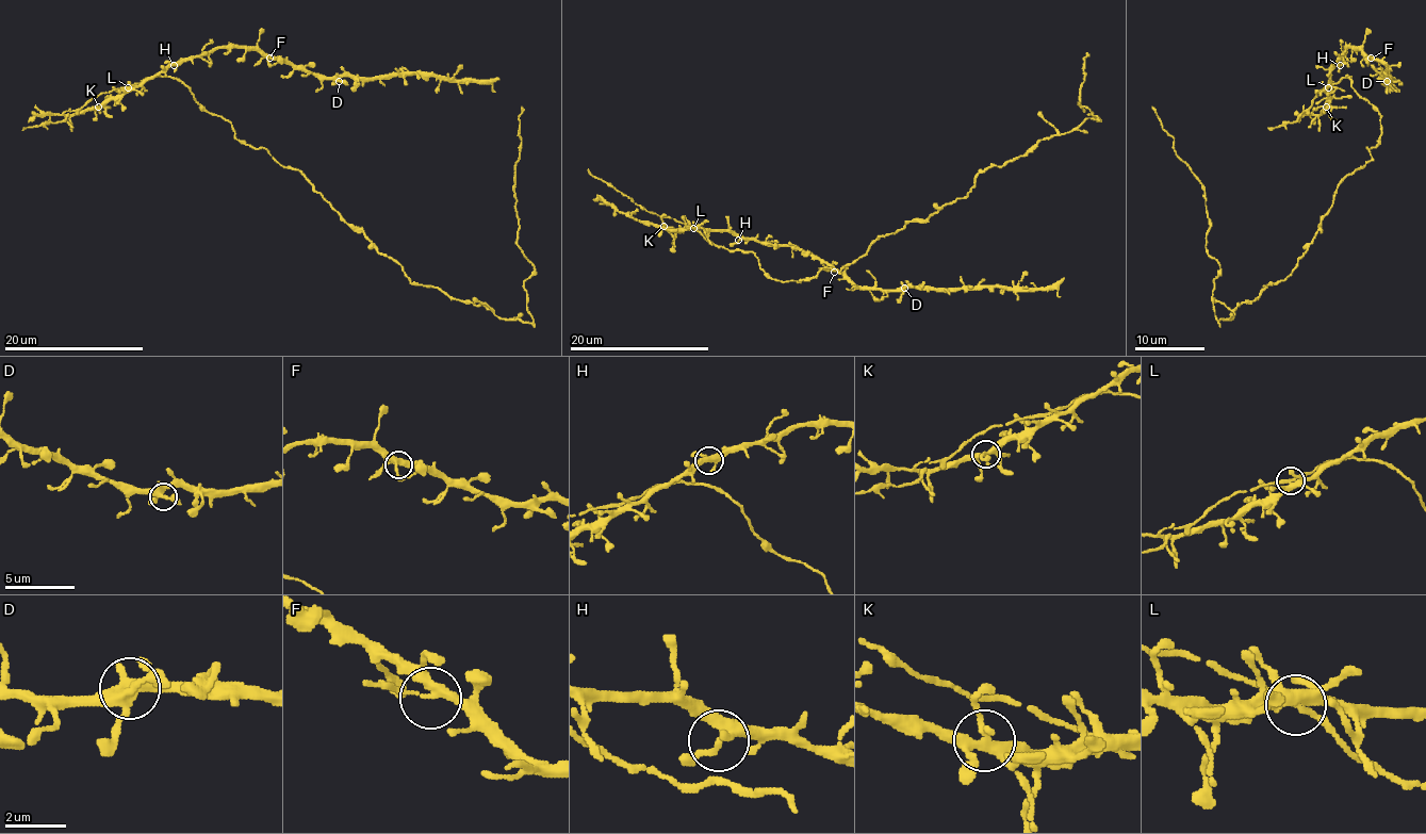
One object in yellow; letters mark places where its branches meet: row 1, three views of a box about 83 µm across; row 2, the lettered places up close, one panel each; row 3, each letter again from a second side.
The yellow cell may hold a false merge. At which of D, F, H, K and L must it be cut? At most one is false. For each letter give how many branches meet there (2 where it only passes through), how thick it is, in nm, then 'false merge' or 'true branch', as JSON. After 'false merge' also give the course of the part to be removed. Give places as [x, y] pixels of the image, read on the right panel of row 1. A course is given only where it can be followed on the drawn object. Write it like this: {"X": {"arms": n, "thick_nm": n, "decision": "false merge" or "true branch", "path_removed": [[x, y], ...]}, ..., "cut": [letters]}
{"D": {"arms": 5, "thick_nm": 340, "decision": "true branch"}, "F": {"arms": 4, "thick_nm": 280, "decision": "true branch"}, "H": {"arms": 4, "thick_nm": 340, "decision": "true branch"}, "K": {"arms": 5, "thick_nm": 320, "decision": "true branch"}, "L": {"arms": 7, "thick_nm": 340, "decision": "true branch"}, "cut": []}

